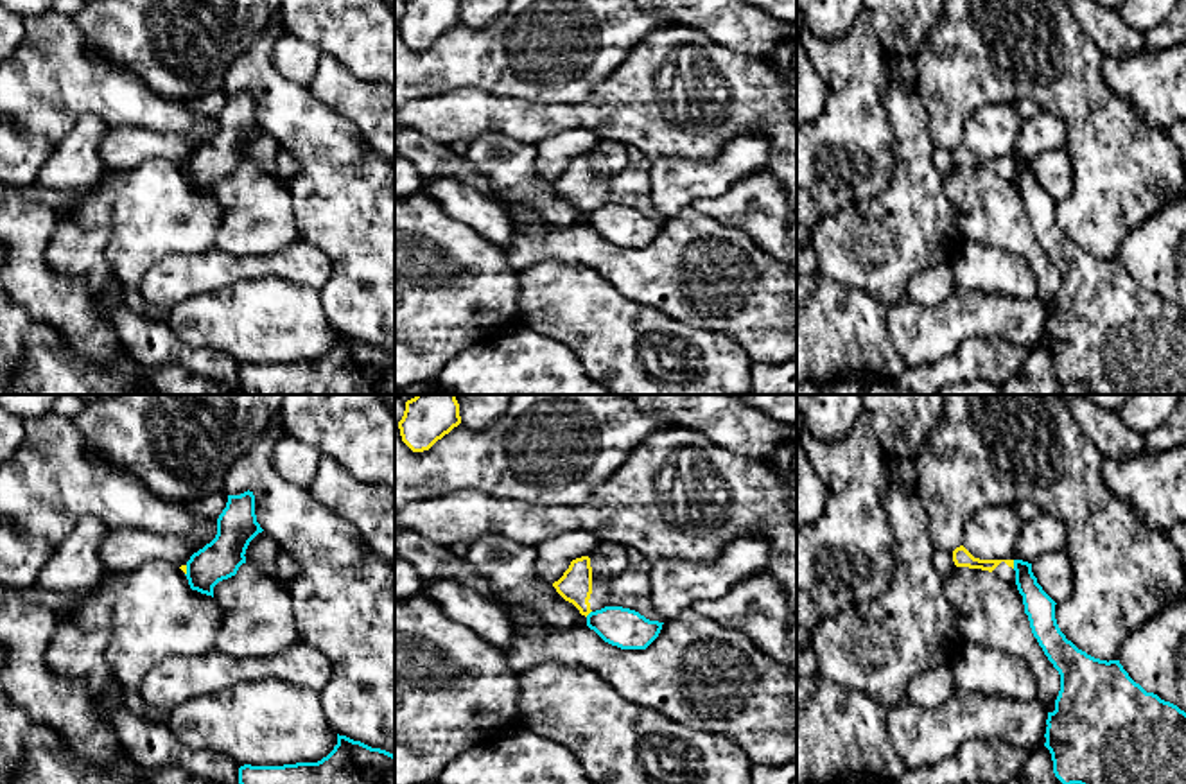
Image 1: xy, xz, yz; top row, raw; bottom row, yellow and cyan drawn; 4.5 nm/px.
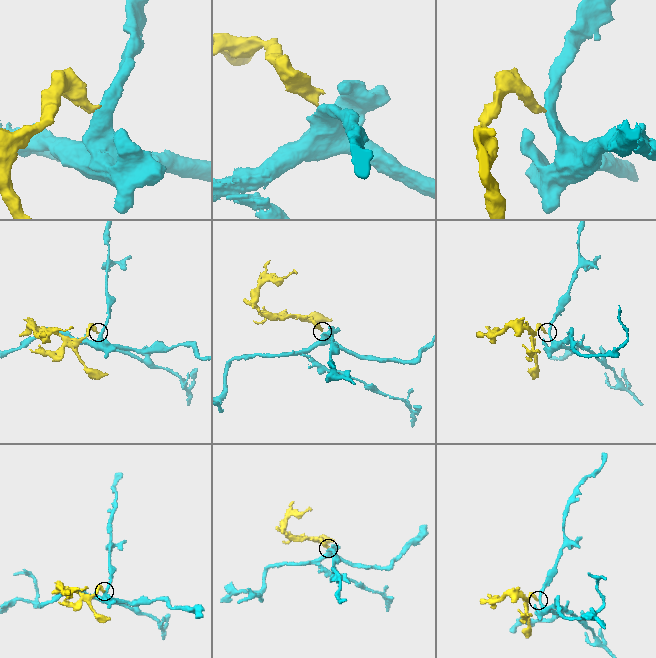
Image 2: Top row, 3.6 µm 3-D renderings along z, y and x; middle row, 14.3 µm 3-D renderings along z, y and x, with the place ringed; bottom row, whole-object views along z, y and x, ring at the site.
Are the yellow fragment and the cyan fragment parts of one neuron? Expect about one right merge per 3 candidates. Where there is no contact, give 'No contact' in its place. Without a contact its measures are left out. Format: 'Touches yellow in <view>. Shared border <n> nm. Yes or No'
Touches yellow in yz. Shared border 40 nm. No

